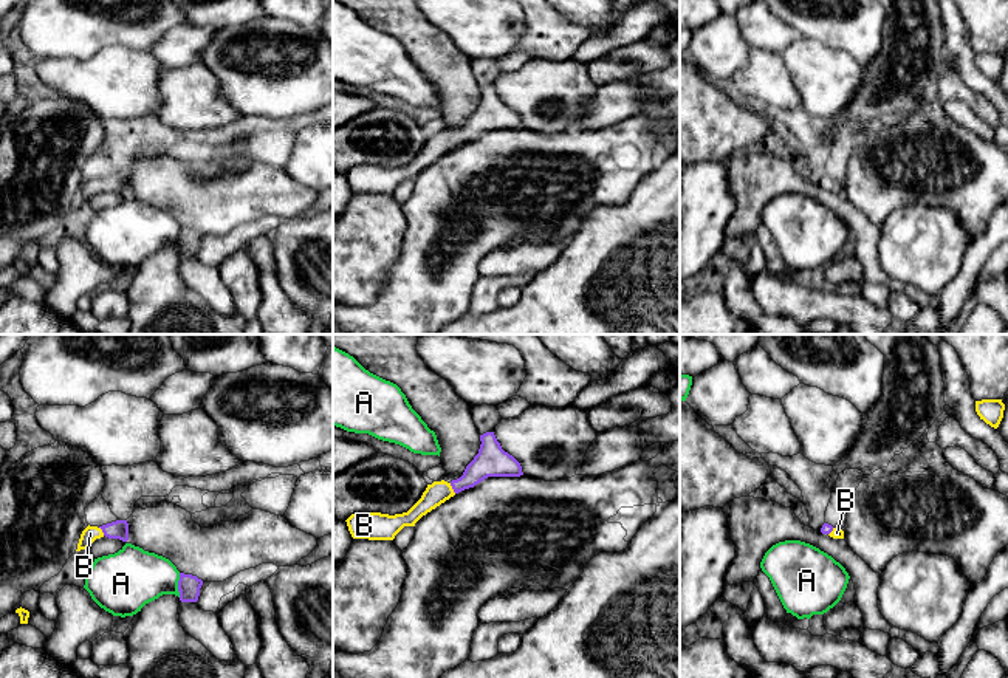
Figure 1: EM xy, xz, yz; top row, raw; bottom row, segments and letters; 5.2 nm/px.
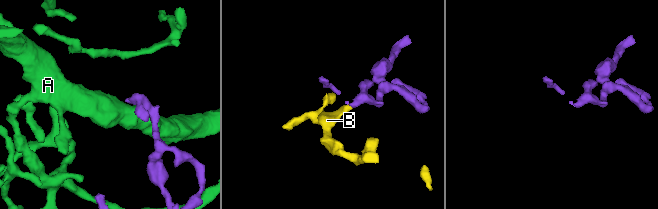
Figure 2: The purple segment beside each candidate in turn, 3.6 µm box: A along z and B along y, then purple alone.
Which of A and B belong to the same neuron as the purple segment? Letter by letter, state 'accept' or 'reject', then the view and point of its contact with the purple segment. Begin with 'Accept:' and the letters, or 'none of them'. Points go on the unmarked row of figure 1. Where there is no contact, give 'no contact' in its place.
Accept: B
A: reject; contact xy (178, 239)
B: accept; contact xz (452, 141)

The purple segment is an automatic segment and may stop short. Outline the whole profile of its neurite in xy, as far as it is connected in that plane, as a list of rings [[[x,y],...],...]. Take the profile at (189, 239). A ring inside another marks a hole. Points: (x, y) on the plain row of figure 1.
[[[180,226],[178,245],[181,255],[197,255],[203,234],[192,228]]]

